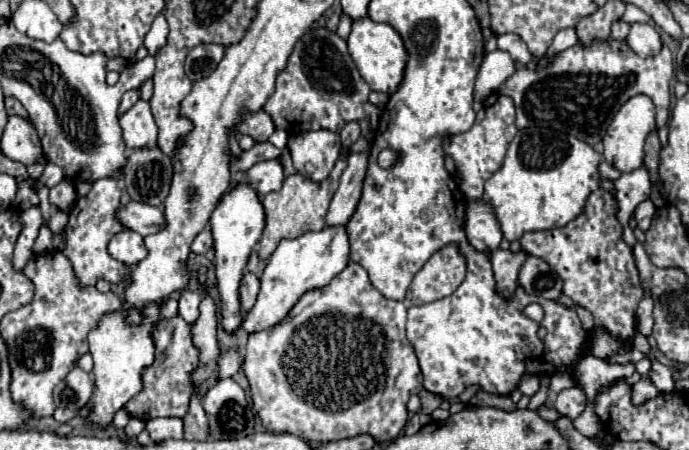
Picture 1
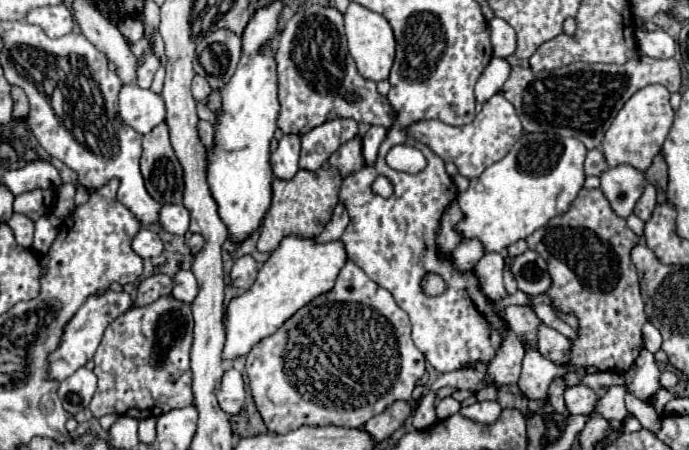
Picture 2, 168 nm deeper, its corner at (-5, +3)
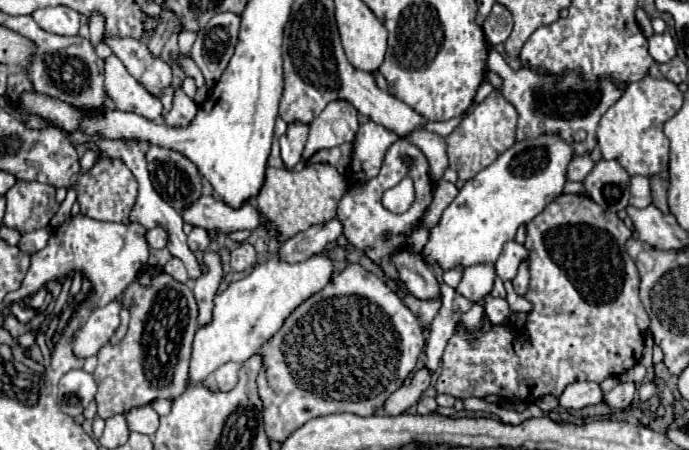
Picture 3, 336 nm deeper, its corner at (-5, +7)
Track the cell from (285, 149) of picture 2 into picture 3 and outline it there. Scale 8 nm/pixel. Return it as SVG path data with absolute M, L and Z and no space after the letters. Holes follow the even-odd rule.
M290 124L288 130L280 136L280 156L288 168L296 166L302 158L302 150L308 138L308 124Z

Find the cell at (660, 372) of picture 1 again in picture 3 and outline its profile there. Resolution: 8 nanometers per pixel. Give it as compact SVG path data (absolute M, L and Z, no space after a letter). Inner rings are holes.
M624 382L624 384L618 384L614 390L606 392L604 394L604 402L612 408L612 410L624 410L630 406L632 398L636 396L636 384L632 382Z

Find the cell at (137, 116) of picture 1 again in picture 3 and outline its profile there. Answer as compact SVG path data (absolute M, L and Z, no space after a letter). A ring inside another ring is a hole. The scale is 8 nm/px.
M116 54L104 60L104 88L108 98L118 110L140 114L148 120L160 120L162 104L158 98L146 92L146 88L128 74L126 66Z

